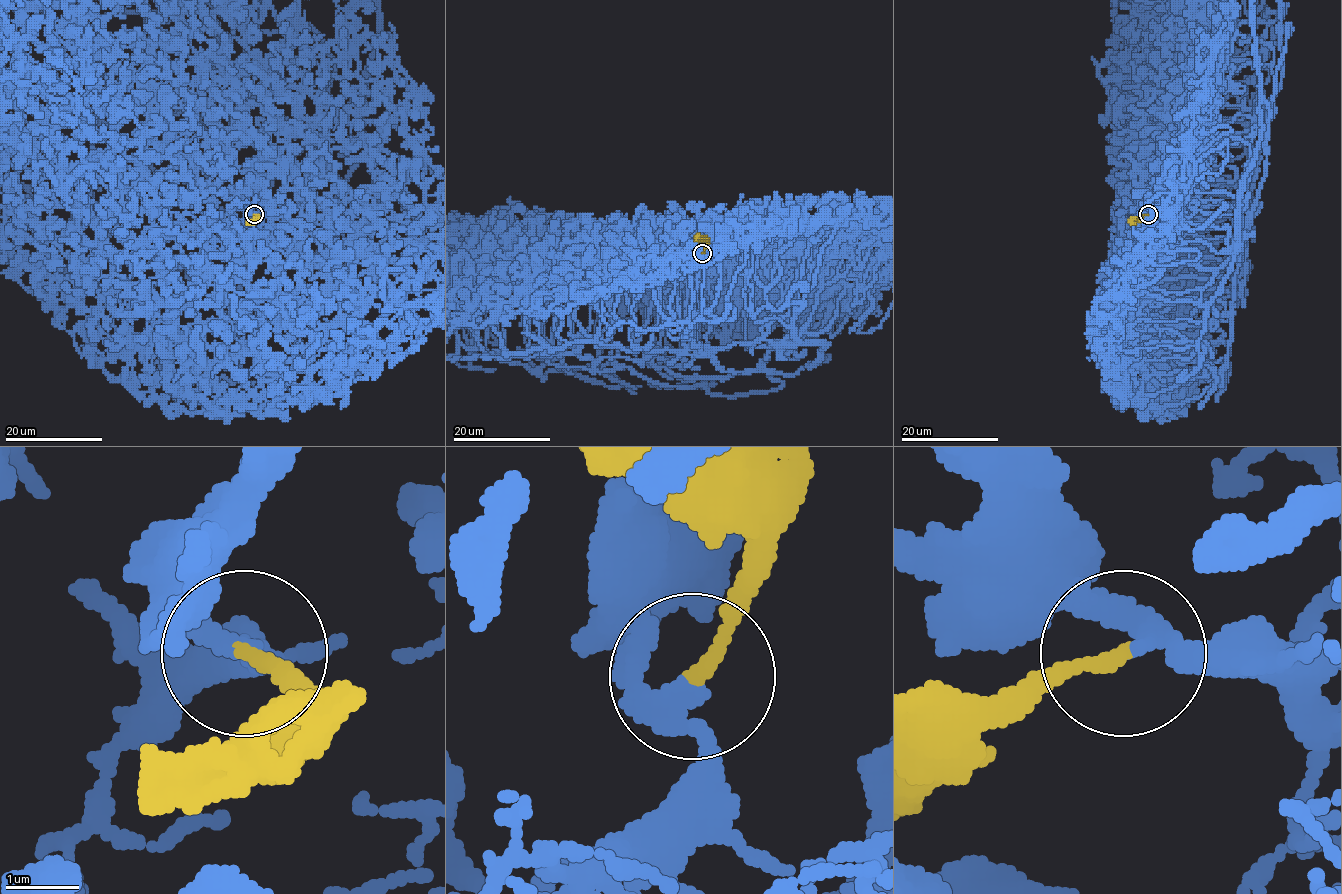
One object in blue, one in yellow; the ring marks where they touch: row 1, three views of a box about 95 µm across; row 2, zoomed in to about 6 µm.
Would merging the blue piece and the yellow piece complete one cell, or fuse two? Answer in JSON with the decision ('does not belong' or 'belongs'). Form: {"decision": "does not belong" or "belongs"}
{"decision": "belongs"}

